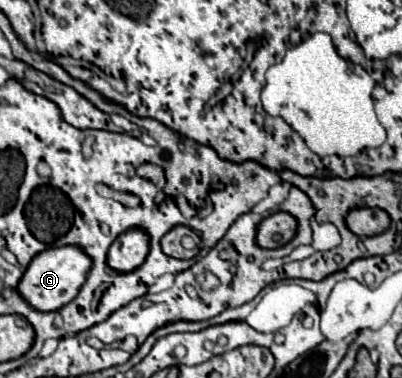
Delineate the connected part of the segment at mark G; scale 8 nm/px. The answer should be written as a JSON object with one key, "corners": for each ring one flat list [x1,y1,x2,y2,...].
{"corners":[[62,246,62,248,48,248,32,258,24,276,18,282,20,296,40,312,56,312,66,306,78,294,80,286,86,280,90,270,90,258,78,246]]}

